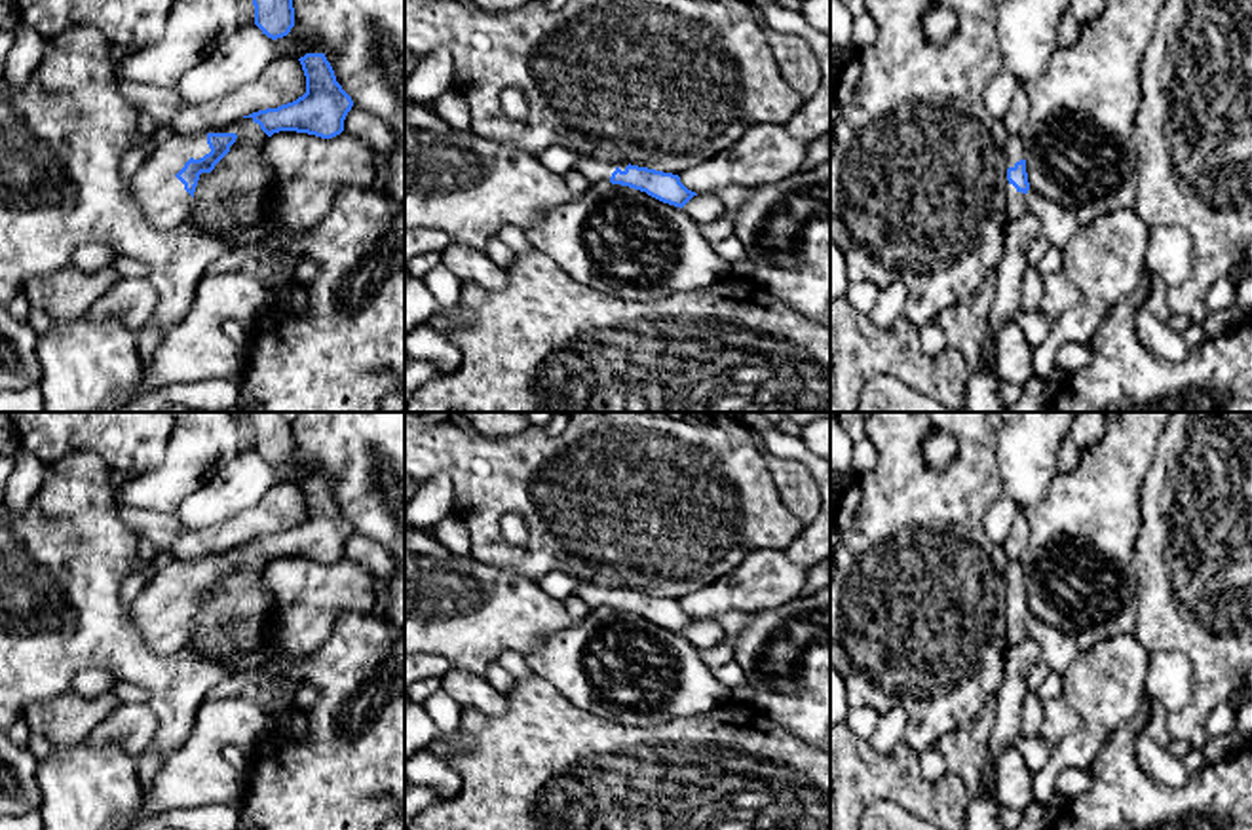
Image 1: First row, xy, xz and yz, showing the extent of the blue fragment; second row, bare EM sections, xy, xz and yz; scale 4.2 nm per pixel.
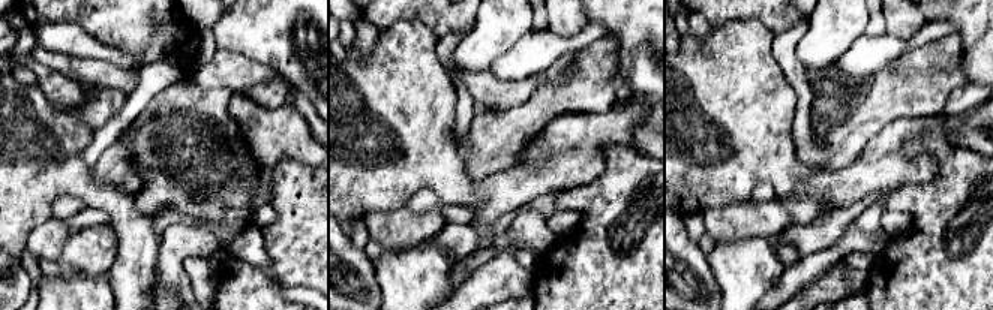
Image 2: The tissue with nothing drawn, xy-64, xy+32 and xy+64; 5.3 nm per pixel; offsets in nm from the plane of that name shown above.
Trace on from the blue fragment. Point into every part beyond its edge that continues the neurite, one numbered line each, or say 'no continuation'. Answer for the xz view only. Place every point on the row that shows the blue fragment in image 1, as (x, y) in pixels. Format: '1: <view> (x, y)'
1: xz (593, 169)

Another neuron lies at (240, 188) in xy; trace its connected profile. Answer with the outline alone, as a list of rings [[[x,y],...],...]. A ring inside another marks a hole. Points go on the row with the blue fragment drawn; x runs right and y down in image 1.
[[[237,118],[211,133],[236,133],[237,139],[211,173],[199,175],[196,215],[209,224],[266,224],[275,198],[274,173],[264,161],[270,137],[253,118]]]

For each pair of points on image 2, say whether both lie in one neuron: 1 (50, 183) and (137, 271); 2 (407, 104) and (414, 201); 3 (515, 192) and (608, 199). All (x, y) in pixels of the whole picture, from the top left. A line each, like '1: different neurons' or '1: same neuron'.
1: same neuron
2: different neurons
3: different neurons

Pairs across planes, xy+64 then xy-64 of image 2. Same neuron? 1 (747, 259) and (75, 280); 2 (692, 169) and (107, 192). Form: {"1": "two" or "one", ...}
{"1": "one", "2": "one"}

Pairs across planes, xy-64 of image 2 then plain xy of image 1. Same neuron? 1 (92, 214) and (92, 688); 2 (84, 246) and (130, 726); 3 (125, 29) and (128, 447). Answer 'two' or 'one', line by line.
1: two
2: one
3: one

